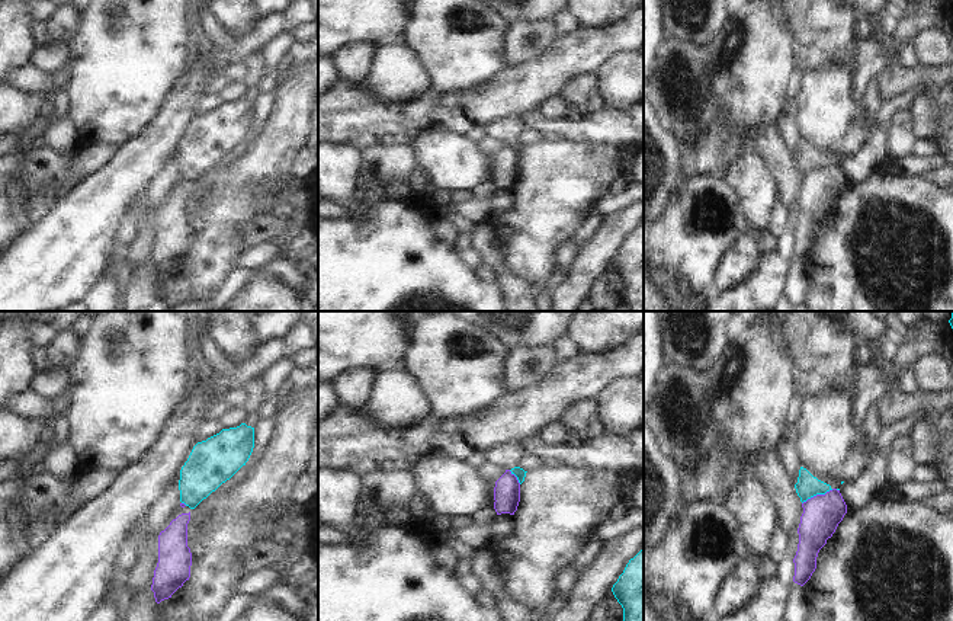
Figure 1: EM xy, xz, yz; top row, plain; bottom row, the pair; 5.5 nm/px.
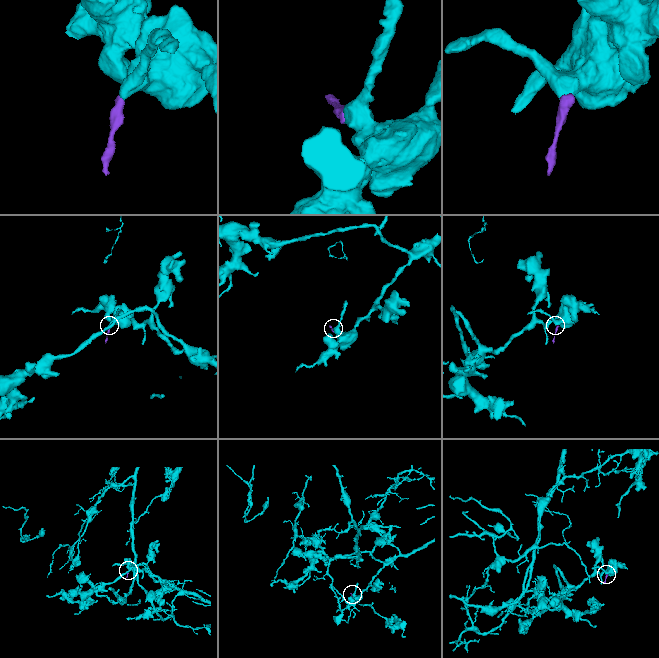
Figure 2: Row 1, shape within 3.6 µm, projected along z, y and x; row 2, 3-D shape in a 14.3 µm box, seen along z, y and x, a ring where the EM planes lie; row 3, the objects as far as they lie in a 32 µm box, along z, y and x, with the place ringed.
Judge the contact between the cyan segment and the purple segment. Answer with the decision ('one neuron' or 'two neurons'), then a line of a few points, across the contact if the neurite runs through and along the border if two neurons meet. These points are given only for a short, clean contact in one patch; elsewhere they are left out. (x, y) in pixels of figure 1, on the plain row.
two neurons | yz (833, 163), (817, 167), (802, 178)

